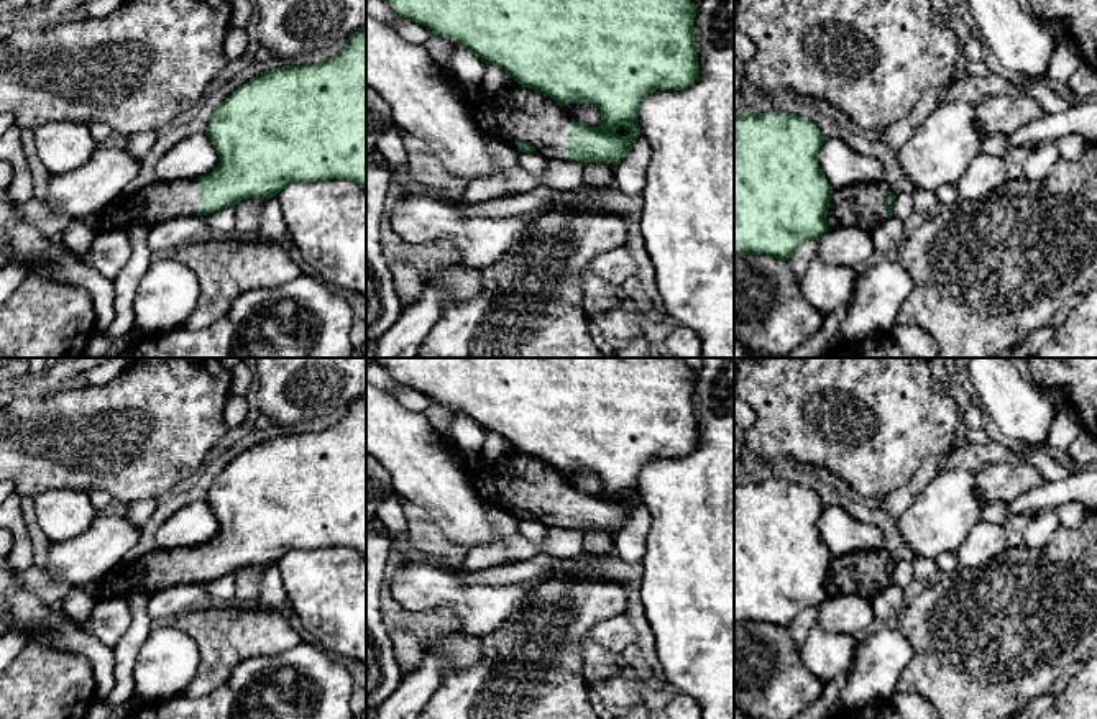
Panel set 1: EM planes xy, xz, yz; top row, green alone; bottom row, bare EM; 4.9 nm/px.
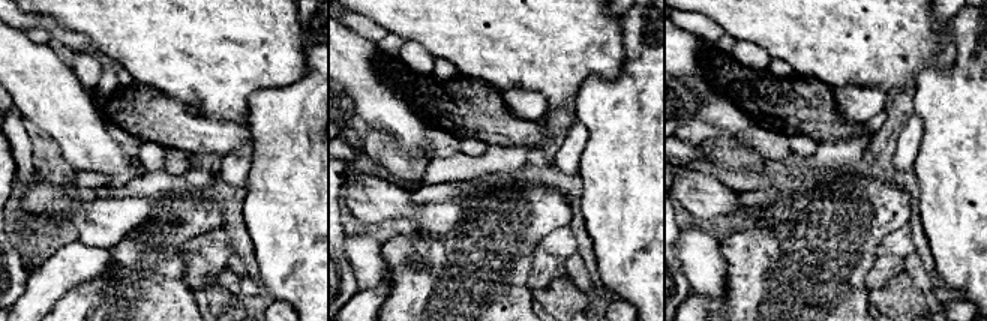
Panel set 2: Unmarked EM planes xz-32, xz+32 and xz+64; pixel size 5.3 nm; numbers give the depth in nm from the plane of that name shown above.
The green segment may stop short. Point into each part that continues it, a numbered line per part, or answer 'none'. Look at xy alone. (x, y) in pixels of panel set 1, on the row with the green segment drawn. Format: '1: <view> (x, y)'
1: xy (160, 201)

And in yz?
1: yz (861, 206)

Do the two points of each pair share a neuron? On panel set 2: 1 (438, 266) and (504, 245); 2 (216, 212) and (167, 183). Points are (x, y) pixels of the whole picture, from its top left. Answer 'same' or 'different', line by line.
1: same
2: different

